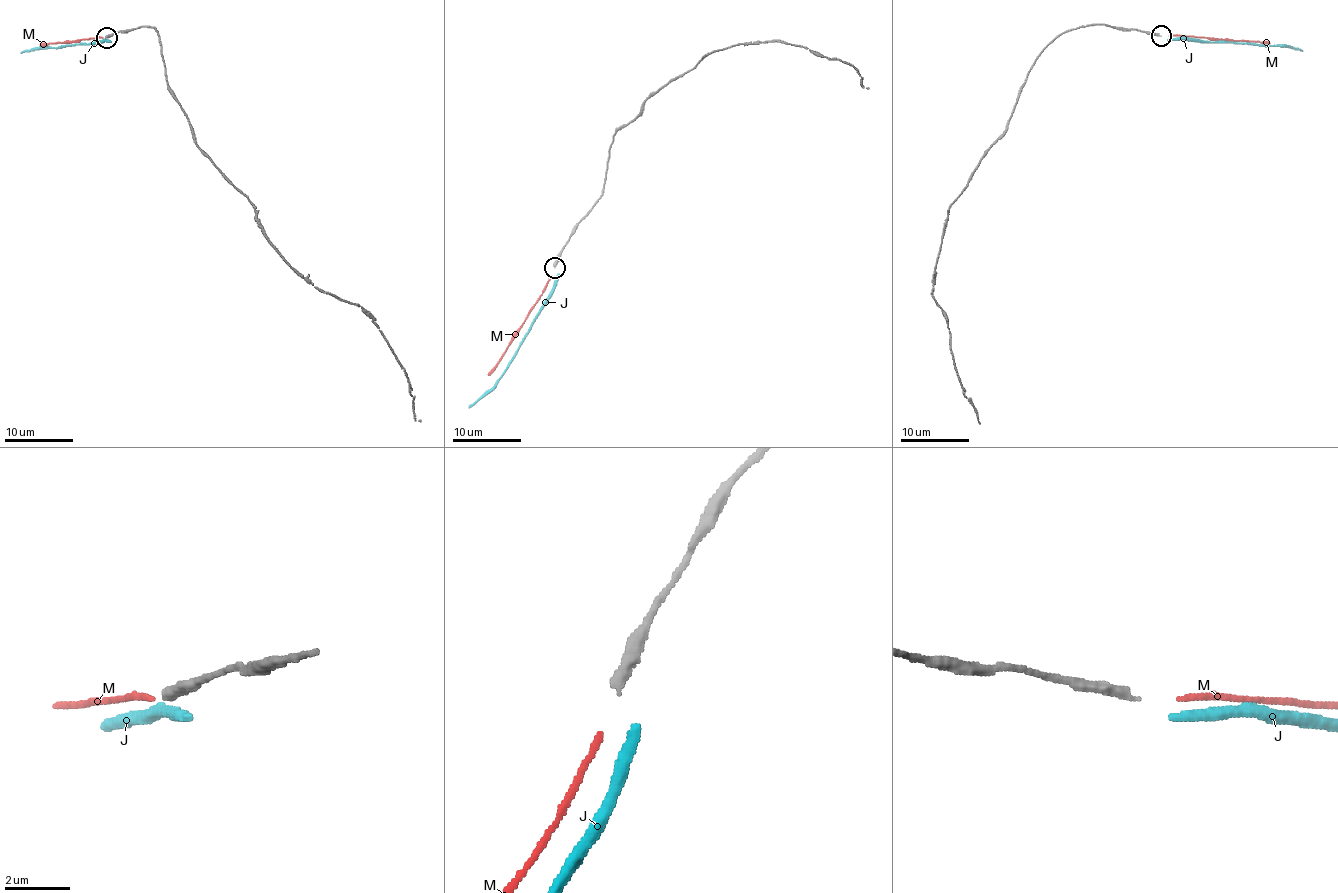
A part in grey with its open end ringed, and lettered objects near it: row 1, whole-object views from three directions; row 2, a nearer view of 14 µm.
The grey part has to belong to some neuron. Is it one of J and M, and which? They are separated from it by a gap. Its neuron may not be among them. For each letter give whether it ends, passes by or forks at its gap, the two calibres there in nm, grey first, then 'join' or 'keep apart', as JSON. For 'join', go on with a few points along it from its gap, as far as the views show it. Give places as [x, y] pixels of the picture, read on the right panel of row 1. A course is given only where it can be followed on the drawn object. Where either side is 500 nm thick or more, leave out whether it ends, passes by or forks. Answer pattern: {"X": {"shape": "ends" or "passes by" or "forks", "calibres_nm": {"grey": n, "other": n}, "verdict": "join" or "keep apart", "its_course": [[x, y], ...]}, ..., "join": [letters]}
{"J": {"shape": "ends", "calibres_nm": {"grey": 320, "other": 300}, "verdict": "keep apart"}, "M": {"shape": "ends", "calibres_nm": {"grey": 320, "other": 170}, "verdict": "join", "its_course": [[1169, 35], [1259, 40], [1269, 44]]}, "join": ["M"]}

